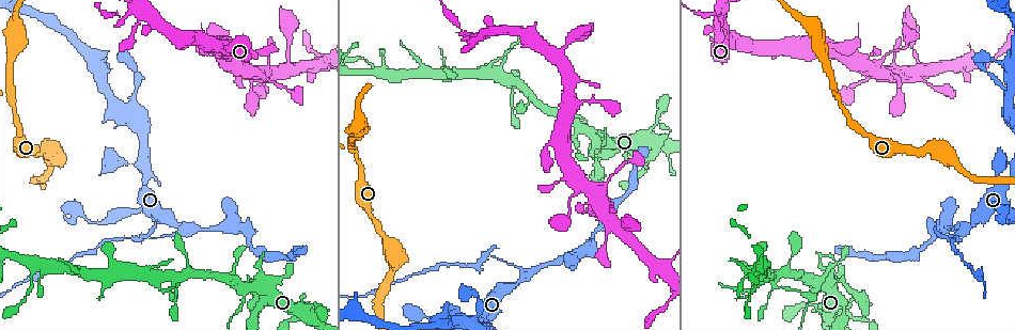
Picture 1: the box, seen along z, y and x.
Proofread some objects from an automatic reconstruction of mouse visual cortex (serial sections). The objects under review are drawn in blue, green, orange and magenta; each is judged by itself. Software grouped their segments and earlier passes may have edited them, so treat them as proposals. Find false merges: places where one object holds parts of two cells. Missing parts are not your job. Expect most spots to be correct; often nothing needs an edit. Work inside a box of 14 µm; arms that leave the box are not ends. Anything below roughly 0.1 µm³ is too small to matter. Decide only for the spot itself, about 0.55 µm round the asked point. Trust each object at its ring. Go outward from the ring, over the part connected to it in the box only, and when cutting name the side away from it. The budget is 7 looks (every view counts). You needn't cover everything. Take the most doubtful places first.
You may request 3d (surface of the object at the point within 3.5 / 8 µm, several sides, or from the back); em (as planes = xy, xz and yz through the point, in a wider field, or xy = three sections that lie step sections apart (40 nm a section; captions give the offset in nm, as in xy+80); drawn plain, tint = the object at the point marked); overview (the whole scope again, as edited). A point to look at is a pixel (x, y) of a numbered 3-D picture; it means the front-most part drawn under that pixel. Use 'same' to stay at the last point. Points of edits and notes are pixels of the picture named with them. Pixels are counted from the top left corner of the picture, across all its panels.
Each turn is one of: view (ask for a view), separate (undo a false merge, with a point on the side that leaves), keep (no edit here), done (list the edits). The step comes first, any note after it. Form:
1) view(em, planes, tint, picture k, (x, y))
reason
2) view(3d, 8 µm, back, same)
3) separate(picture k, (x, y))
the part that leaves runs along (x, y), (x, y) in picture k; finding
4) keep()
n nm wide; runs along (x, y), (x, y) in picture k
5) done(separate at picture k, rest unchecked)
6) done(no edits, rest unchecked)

view(3d, 3.5 µm, picture 1, (489, 253))
abrupt turn

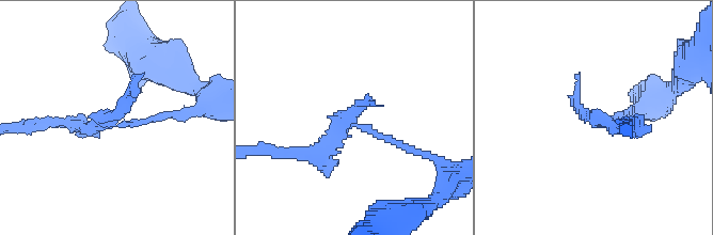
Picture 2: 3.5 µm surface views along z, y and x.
view(em, xy, step 2, tint, picture 2, (598, 121))
need the tissue

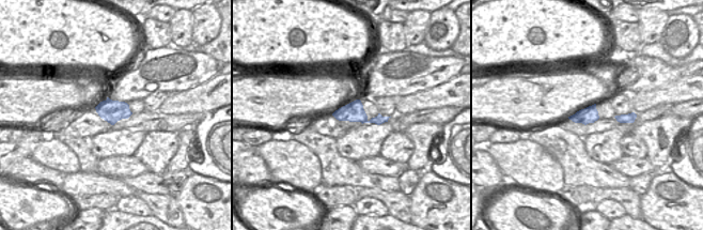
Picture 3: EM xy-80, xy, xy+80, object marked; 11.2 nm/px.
separate(picture 2, (132, 96))
the part that leaves runs along (113, 122), (25, 125) in picture 2; two cells meet here

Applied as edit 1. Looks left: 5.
view(overview)

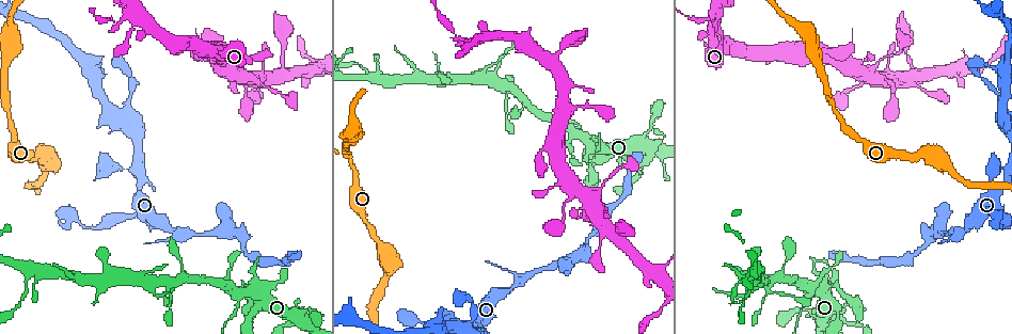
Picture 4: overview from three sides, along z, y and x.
view(3d, 3.5 µm, picture 4, (832, 104))
three arms meet

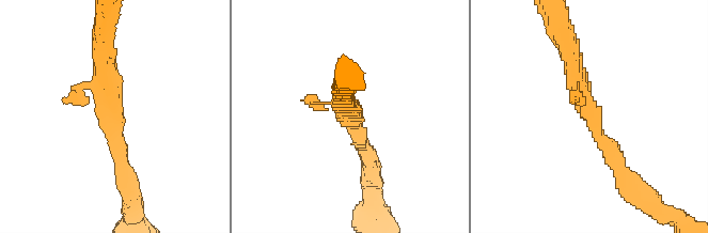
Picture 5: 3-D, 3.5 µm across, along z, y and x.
view(em, xy, step 2, tint, picture 5, (111, 117))
3 arms; arms of 150, 250, 250 nm

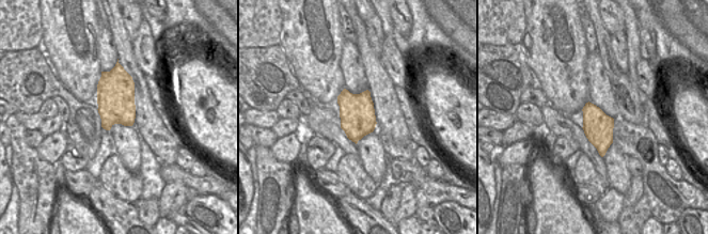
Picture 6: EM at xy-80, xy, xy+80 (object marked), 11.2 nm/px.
view(em, xy, step 5, tint, same)
cut it another way

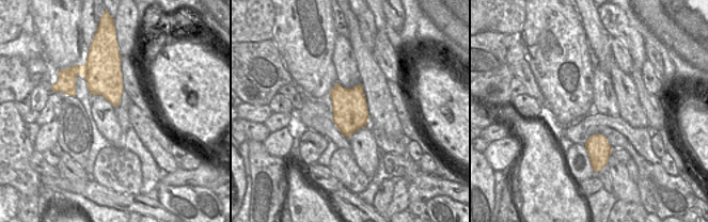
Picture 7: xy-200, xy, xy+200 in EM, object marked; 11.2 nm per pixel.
keep()
runs along (625, 175), (581, 97), (570, 51) in picture 5; all the same cell

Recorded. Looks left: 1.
done(separate at picture 2, rest unchecked)

